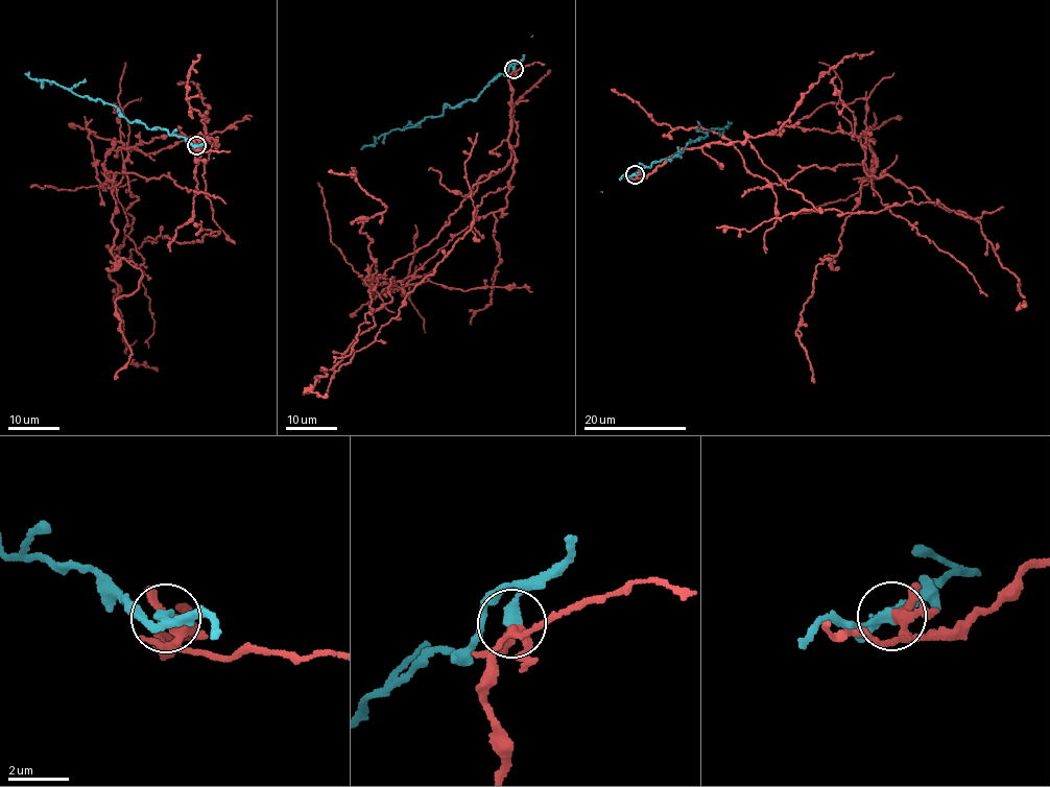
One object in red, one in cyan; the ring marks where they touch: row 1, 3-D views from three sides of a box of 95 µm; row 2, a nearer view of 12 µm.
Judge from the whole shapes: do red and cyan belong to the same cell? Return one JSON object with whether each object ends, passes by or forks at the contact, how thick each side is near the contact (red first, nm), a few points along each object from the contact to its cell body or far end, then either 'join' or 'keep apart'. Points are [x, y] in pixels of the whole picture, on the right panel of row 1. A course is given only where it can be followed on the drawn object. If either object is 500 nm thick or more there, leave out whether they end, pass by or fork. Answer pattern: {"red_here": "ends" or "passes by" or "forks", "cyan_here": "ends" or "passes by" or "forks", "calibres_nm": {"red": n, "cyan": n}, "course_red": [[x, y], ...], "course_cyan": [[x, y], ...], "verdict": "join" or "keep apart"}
{"red_here": "forks", "cyan_here": "ends", "calibres_nm": {"red": 220, "cyan": 360}, "course_red": [[636, 174], [785, 126], [837, 132], [860, 140], [869, 175], [978, 218], [909, 200], [717, 227]], "course_cyan": [[635, 174], [654, 163], [679, 157], [677, 154], [691, 140], [706, 138], [710, 130], [728, 128], [731, 121]], "verdict": "keep apart"}

